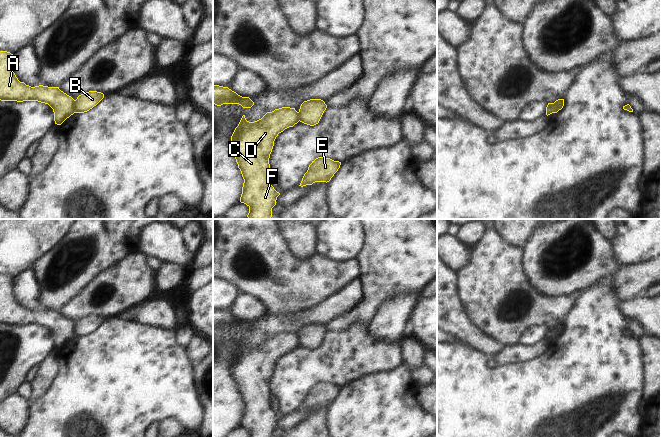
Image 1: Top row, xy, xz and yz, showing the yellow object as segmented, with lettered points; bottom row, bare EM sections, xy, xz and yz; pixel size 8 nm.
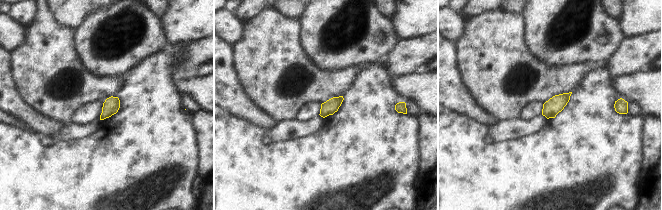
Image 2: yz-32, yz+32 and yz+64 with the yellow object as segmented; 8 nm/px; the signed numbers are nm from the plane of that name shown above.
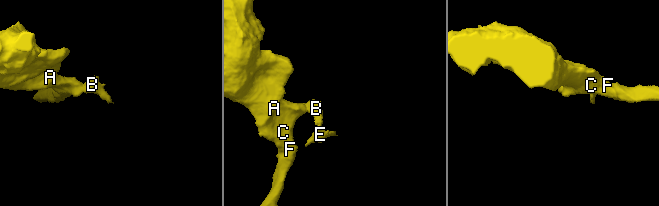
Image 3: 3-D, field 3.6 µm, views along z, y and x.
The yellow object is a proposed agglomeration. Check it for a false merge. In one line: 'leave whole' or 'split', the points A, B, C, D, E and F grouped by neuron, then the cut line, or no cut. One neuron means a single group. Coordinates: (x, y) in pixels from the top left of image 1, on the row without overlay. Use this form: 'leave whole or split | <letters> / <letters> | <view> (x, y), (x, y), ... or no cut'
split | A C D F / B E | xy (73, 324), (73, 334), (75, 336)

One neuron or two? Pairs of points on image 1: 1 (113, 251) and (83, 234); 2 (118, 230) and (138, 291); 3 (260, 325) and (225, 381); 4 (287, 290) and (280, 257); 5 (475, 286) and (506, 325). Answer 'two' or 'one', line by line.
1: one
2: two
3: one
4: one
5: one

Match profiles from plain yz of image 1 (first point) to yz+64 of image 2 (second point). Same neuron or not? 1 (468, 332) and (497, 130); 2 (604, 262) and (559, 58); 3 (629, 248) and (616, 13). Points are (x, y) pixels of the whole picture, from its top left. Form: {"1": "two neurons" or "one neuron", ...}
{"1": "two neurons", "2": "one neuron", "3": "two neurons"}

